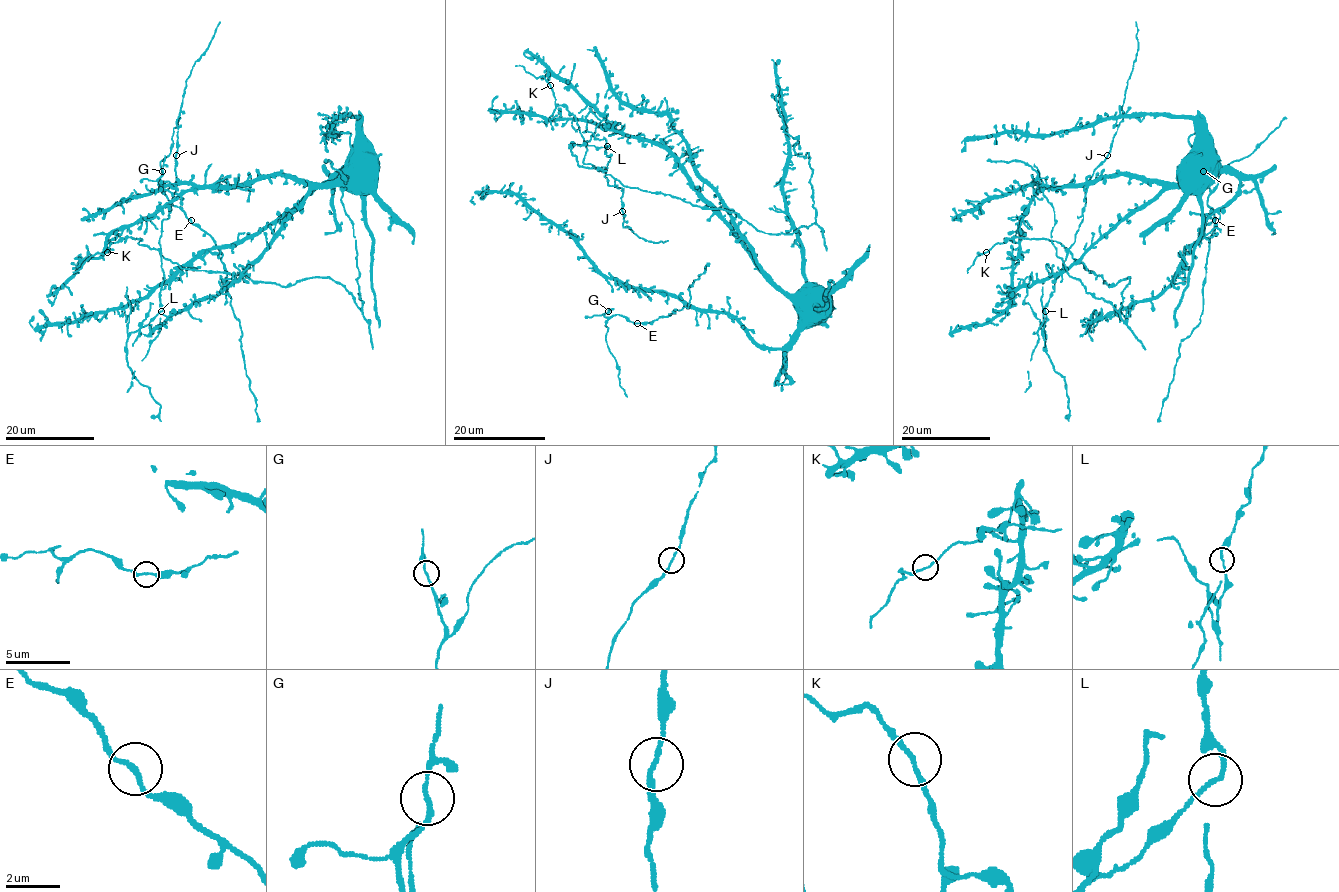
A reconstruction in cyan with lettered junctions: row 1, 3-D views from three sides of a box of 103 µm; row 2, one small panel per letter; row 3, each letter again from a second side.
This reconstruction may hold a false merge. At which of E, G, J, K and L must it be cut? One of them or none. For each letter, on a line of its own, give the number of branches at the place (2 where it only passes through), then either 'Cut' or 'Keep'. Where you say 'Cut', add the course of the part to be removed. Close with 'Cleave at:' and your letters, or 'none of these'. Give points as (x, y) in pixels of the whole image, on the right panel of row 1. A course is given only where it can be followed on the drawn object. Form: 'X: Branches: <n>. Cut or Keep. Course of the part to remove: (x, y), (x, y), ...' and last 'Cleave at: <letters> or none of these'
E: Branches: 2. Keep
G: Branches: 2. Keep
J: Branches: 2. Keep
K: Branches: 2. Keep
L: Branches: 2. Cut. Course of the part to remove: (1045, 311), (1045, 352), (1066, 386), (1067, 416)
Cleave at: L

